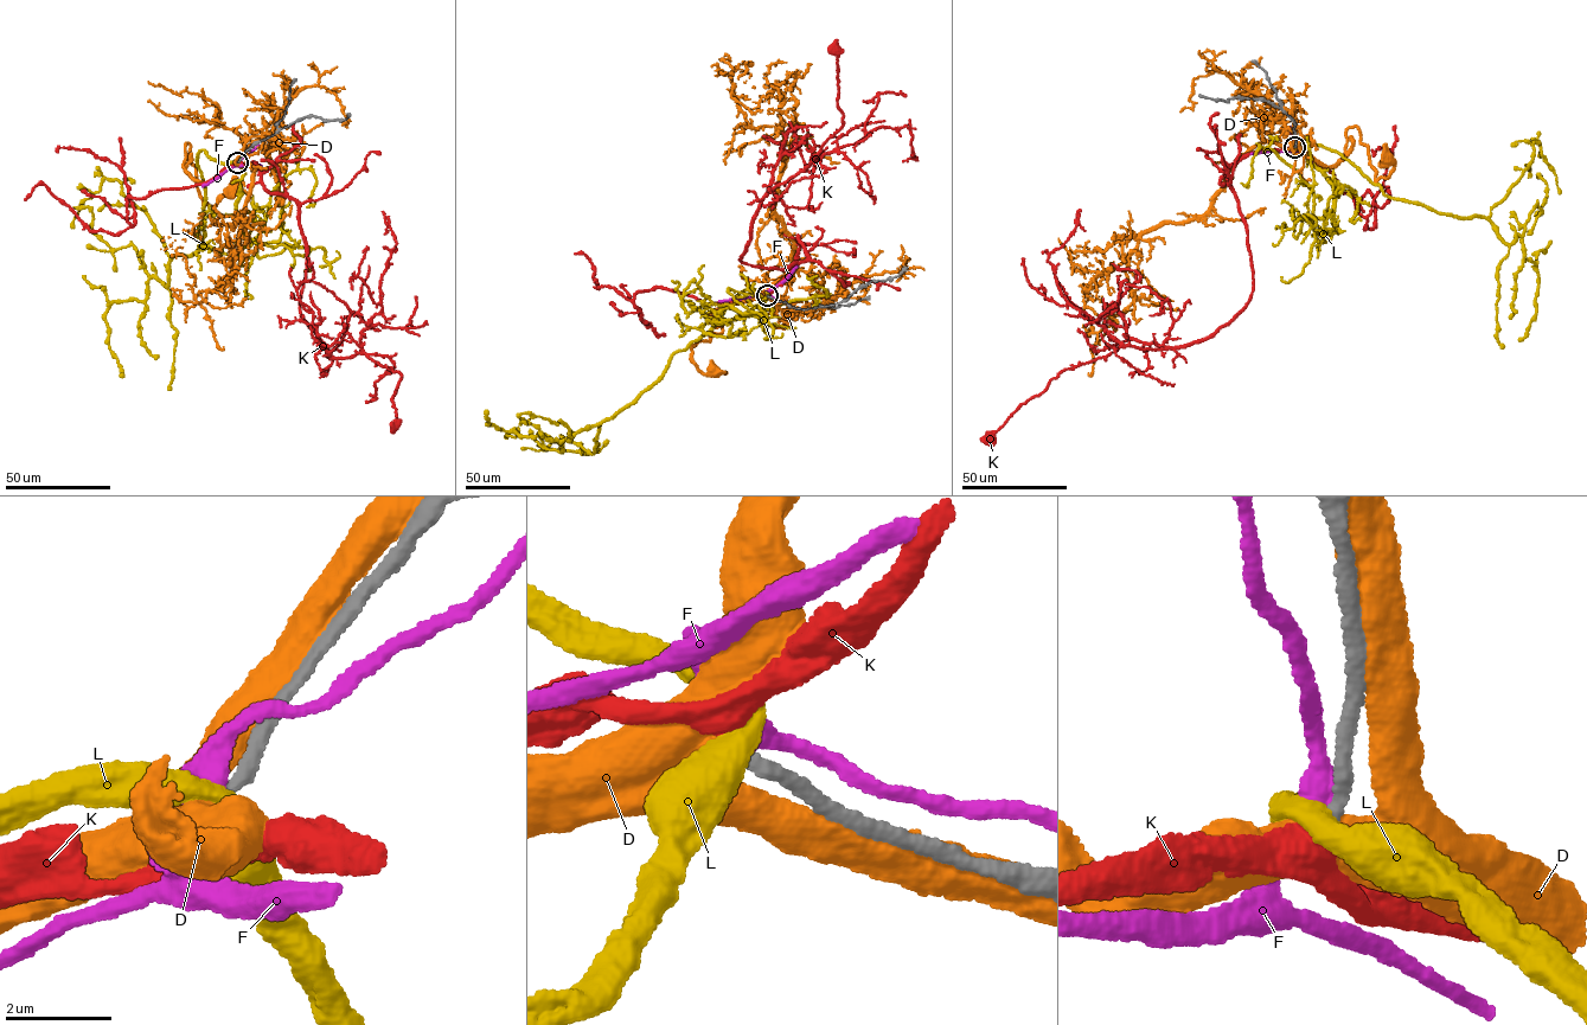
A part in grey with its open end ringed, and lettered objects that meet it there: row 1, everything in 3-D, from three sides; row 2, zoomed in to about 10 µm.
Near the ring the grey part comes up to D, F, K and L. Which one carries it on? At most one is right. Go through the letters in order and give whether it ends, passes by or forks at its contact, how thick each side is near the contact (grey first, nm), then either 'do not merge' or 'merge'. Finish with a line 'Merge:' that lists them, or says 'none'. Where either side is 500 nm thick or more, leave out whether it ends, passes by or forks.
D: 240 nm thick on the grey side, 500 nm on the other; do not merge
F: it passes by; 320 nm thick on the grey side, 480 nm on the other; do not merge
K: it passes by; 240 nm thick on the grey side, 440 nm on the other; merge
L: 280 nm thick on the grey side, 550 nm on the other; do not merge
Merge: K

